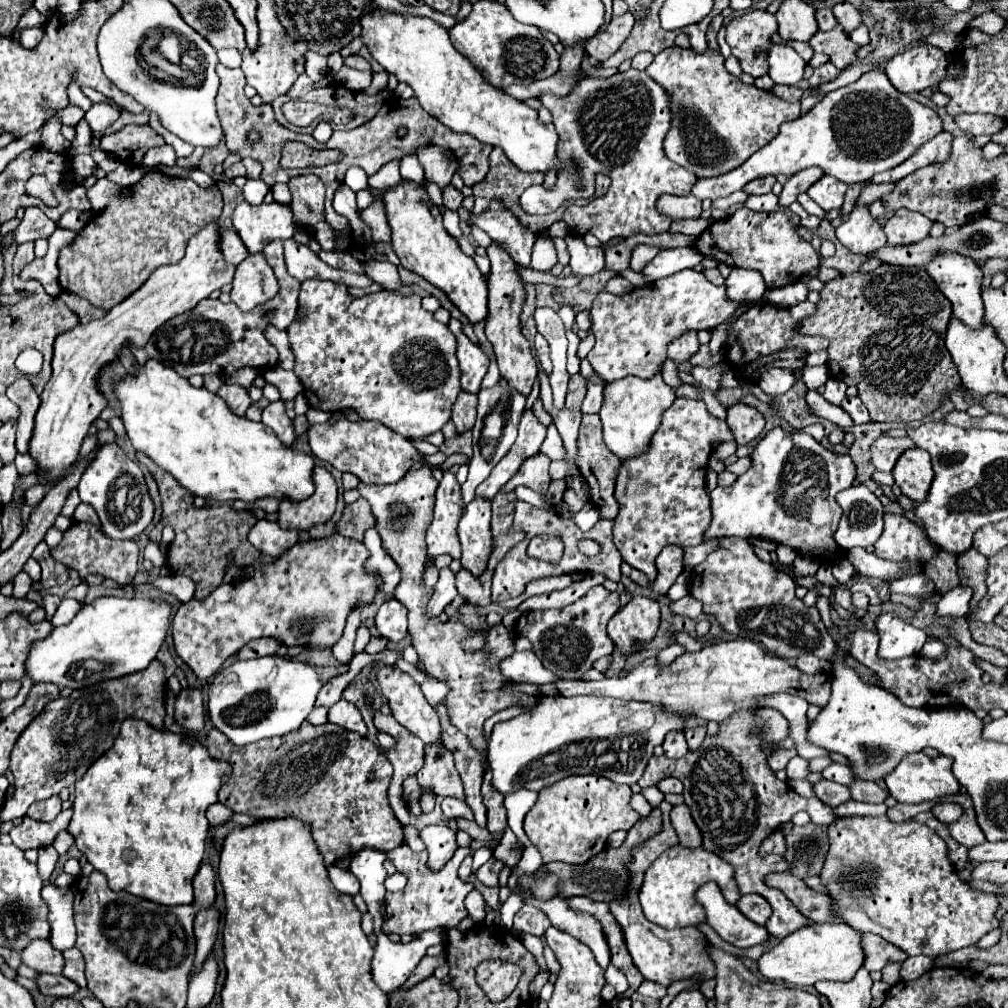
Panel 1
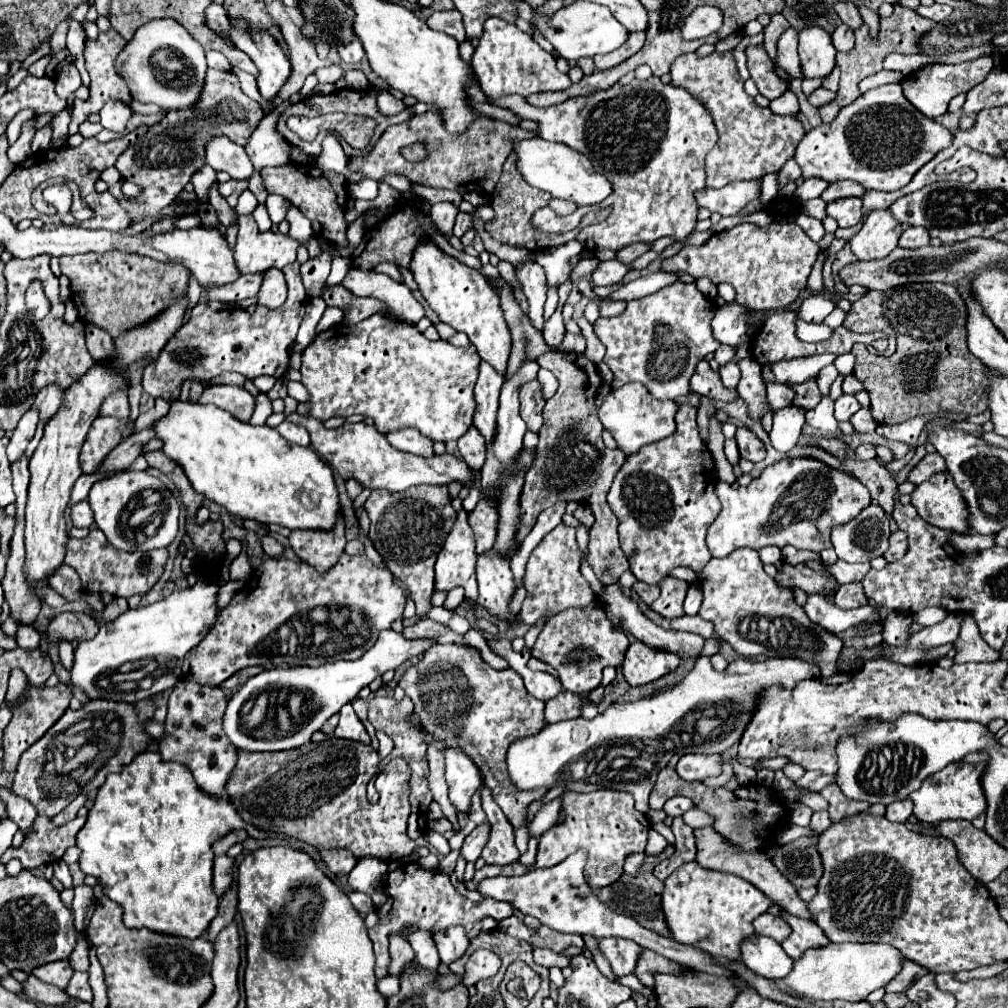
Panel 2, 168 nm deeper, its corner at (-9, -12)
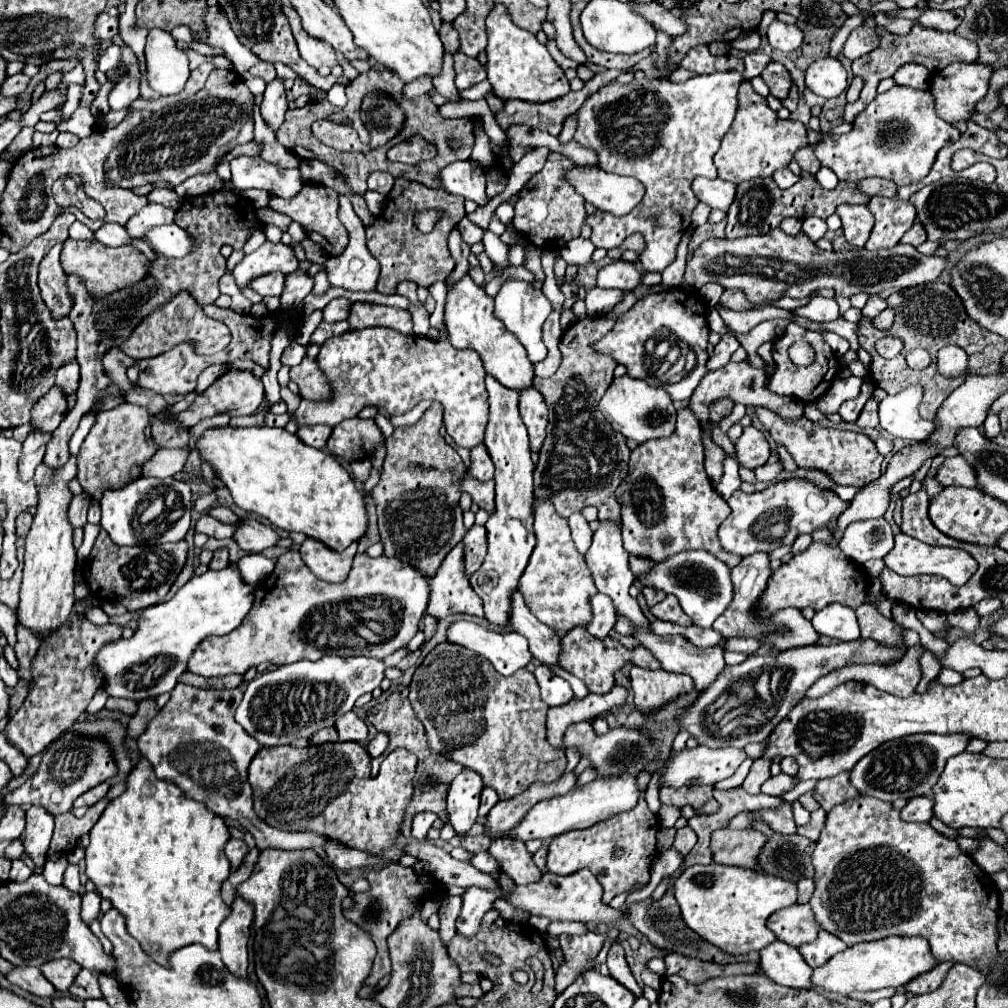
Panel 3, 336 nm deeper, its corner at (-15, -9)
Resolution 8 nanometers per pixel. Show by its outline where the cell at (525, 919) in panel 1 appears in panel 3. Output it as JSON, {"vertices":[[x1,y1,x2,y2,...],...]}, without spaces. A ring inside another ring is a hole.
{"vertices":[[586,932,580,936,560,936,560,948,564,954,564,962,556,970,556,992,564,992,582,972,592,970,592,962,596,960,604,940,608,934]]}

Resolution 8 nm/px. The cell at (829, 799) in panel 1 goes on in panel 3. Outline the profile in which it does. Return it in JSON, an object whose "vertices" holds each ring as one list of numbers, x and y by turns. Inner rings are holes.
{"vertices":[[842,772,832,778,824,778,814,788,814,798,820,802,820,806,830,812,836,804,842,804,850,798,860,796,858,790,850,784,850,772]]}

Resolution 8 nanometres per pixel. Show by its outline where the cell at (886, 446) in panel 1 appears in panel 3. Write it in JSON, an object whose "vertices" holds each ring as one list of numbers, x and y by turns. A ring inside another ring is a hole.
{"vertices":[[964,456,946,458,944,466,936,474,938,482,942,486,966,486,966,488,978,488,976,472,974,468,964,460]]}

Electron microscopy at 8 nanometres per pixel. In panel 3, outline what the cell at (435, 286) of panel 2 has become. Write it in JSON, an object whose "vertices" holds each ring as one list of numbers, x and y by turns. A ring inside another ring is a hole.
{"vertices":[[466,276,464,280,460,280,460,284,454,284,448,290,446,312,444,312,444,320,448,326,448,340,458,350,470,348,470,350,478,352,478,356,484,362,486,374,496,378,502,386,512,388,516,392,528,390,528,388,532,388,534,366,528,360,524,346,516,340,516,336,512,336,504,328,504,324,500,324,500,320,494,318,492,312,494,312,494,298,486,296,484,288,476,286,474,280,470,276]]}

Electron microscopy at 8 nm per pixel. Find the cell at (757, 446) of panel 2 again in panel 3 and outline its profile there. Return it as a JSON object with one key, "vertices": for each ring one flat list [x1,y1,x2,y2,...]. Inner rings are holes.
{"vertices":[[754,426,744,428,742,436,734,442,734,448,736,448,738,464,748,470,754,470,754,468,766,464,766,460,770,458,770,446,768,446,766,438]]}

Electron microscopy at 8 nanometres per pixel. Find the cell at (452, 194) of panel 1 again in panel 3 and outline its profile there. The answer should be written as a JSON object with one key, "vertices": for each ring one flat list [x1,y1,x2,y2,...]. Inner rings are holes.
{"vertices":[[462,218,460,220,460,224,458,224,458,230,460,230,460,236,462,236,462,240,466,242,466,244,476,244,476,242,480,242,480,228,476,226,476,224,472,224,468,218]]}

